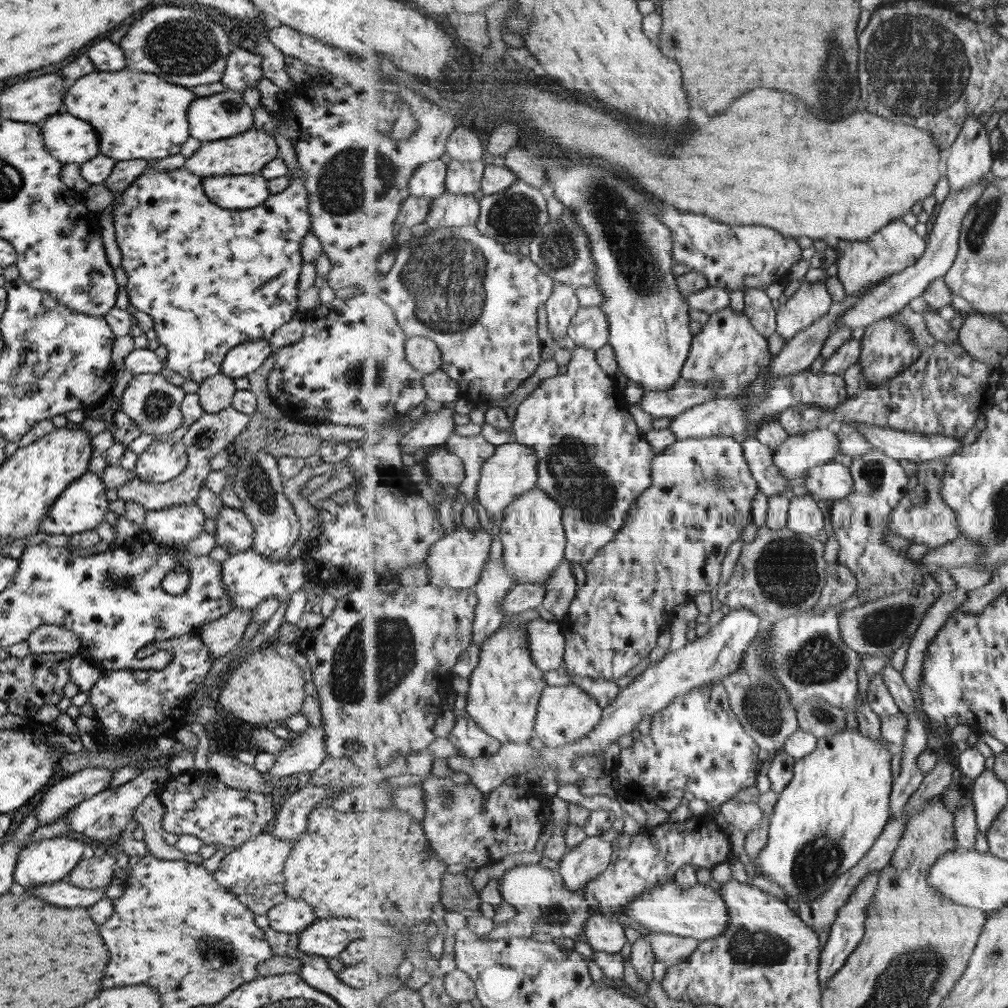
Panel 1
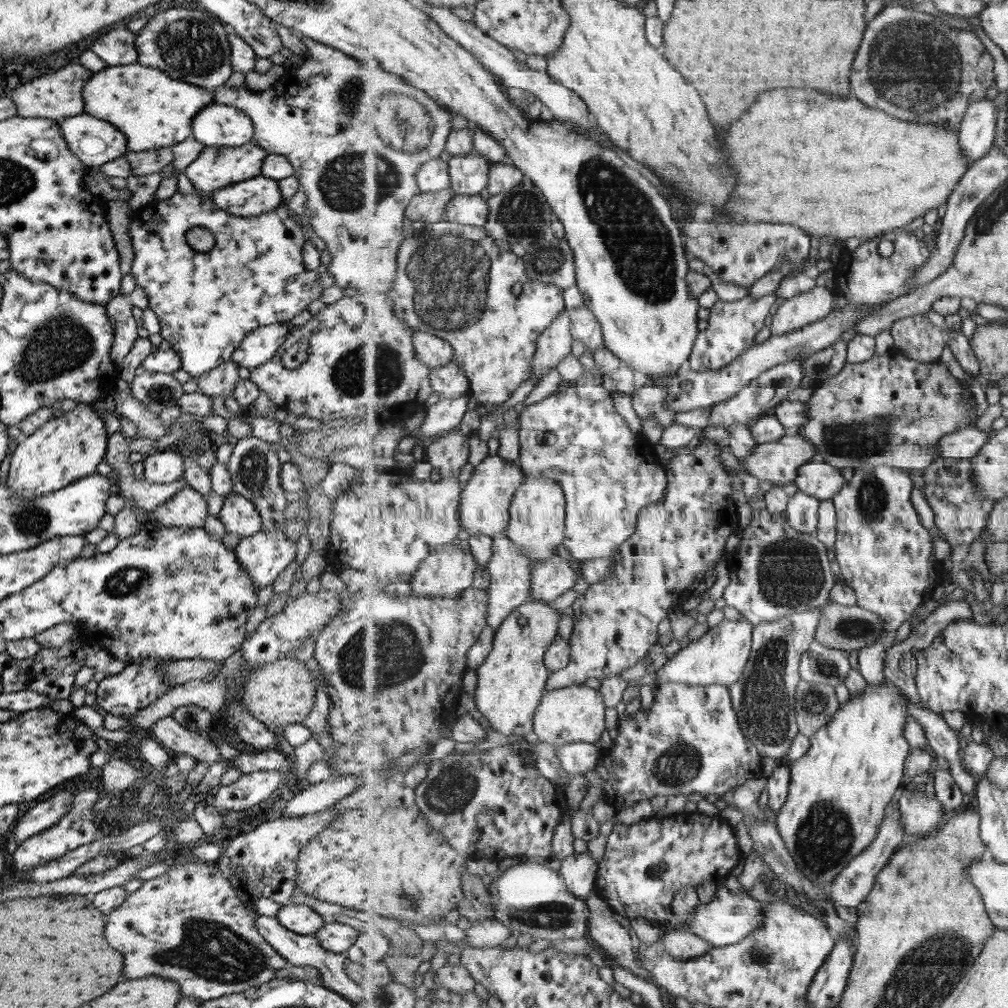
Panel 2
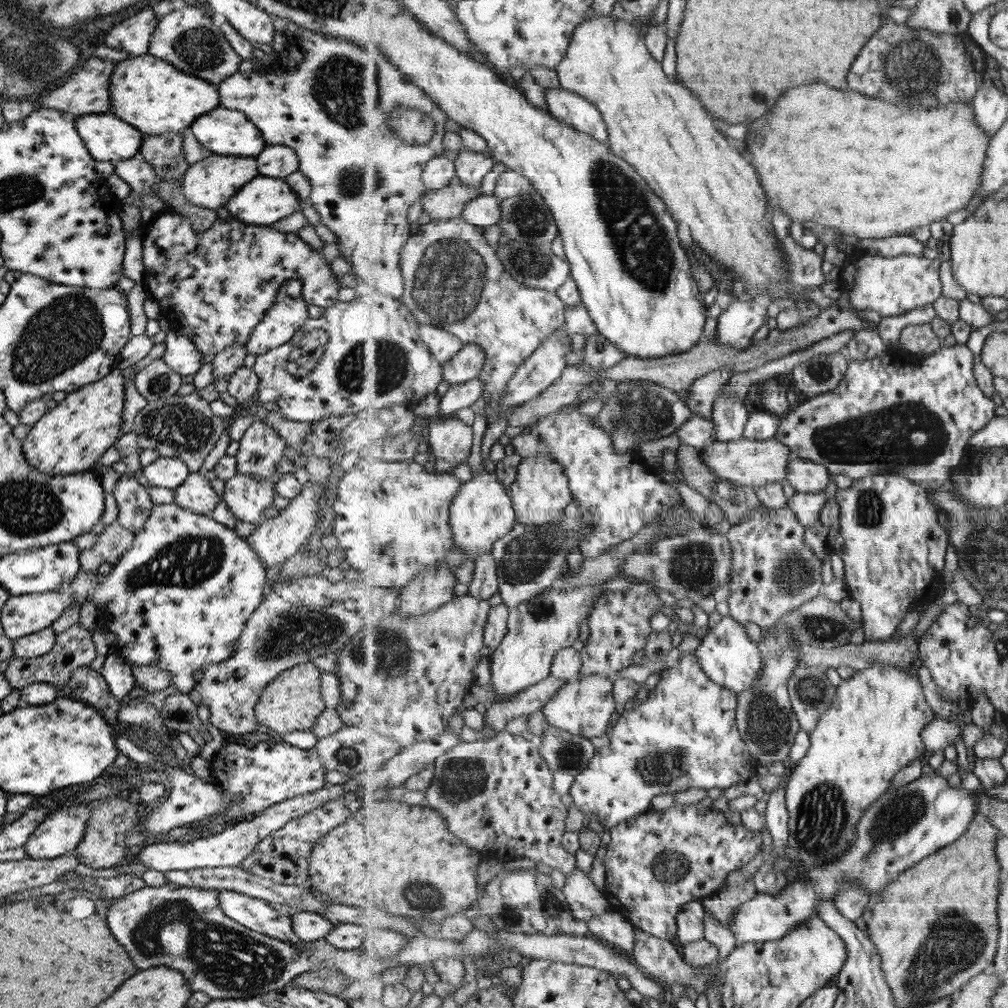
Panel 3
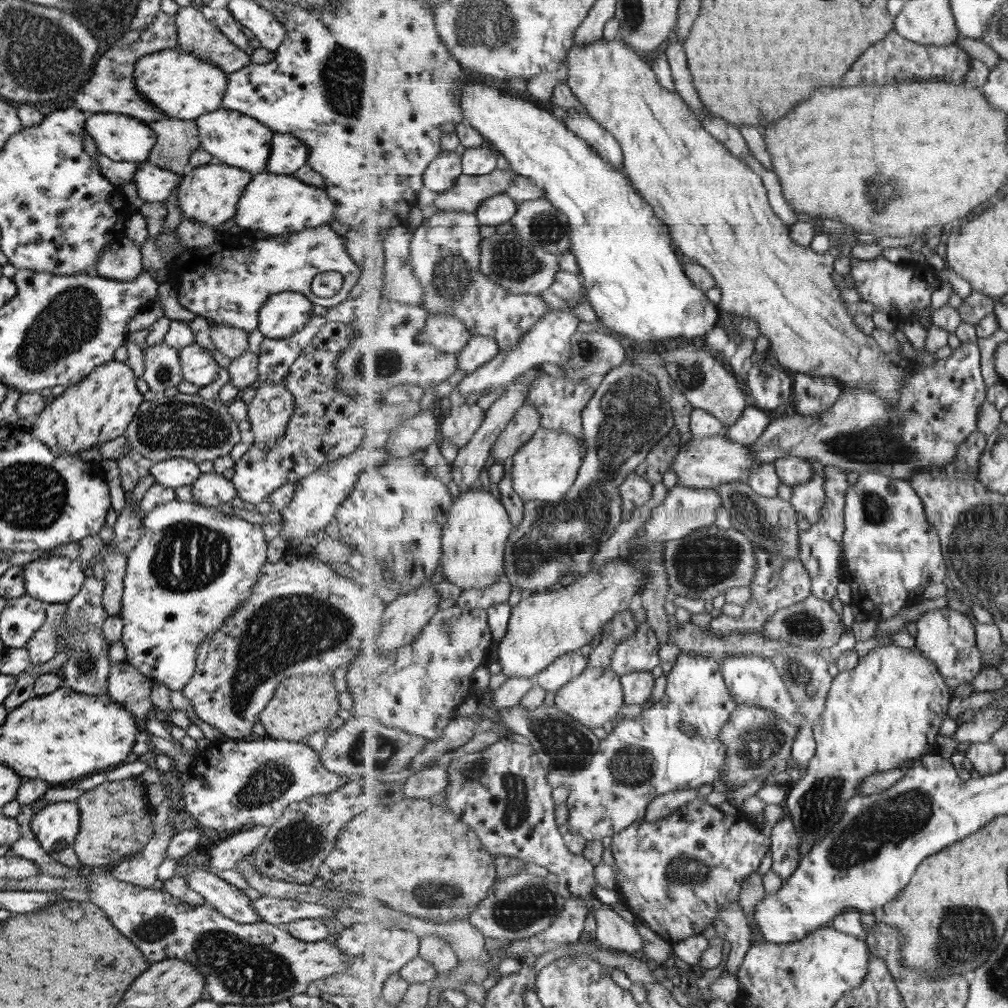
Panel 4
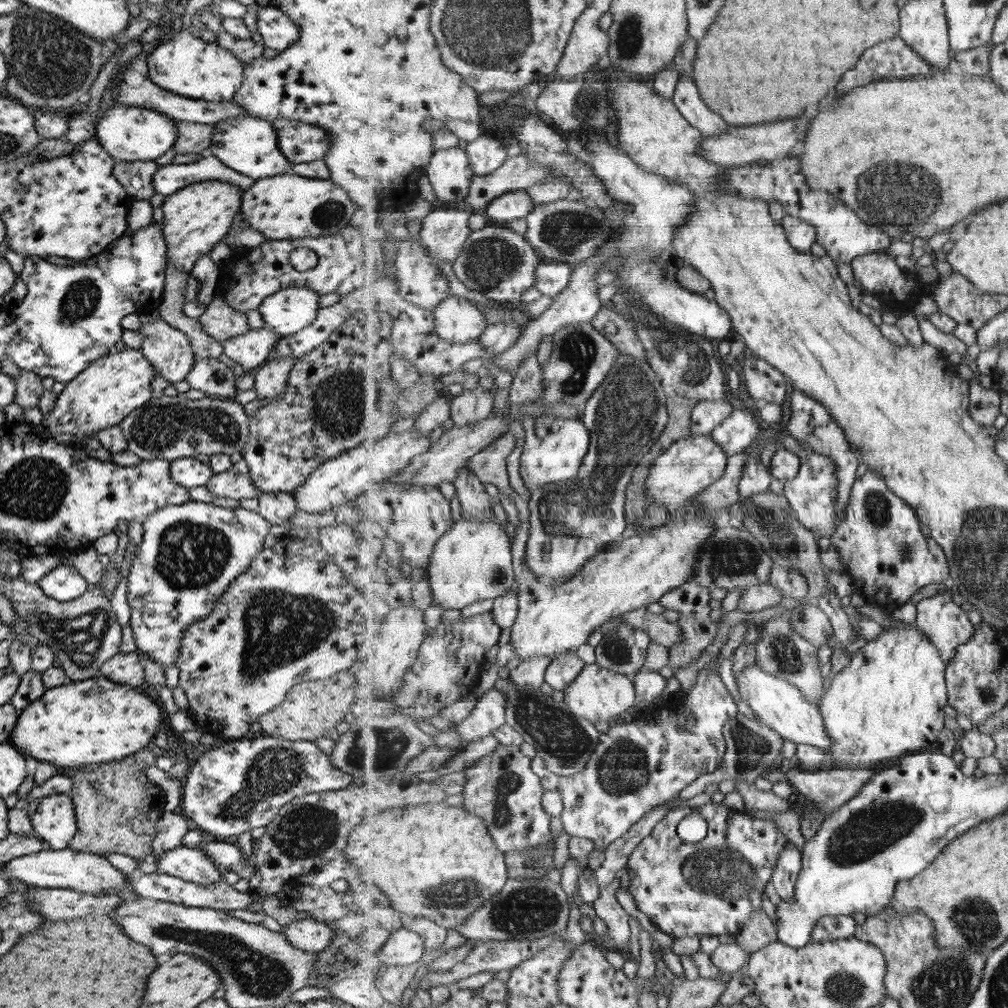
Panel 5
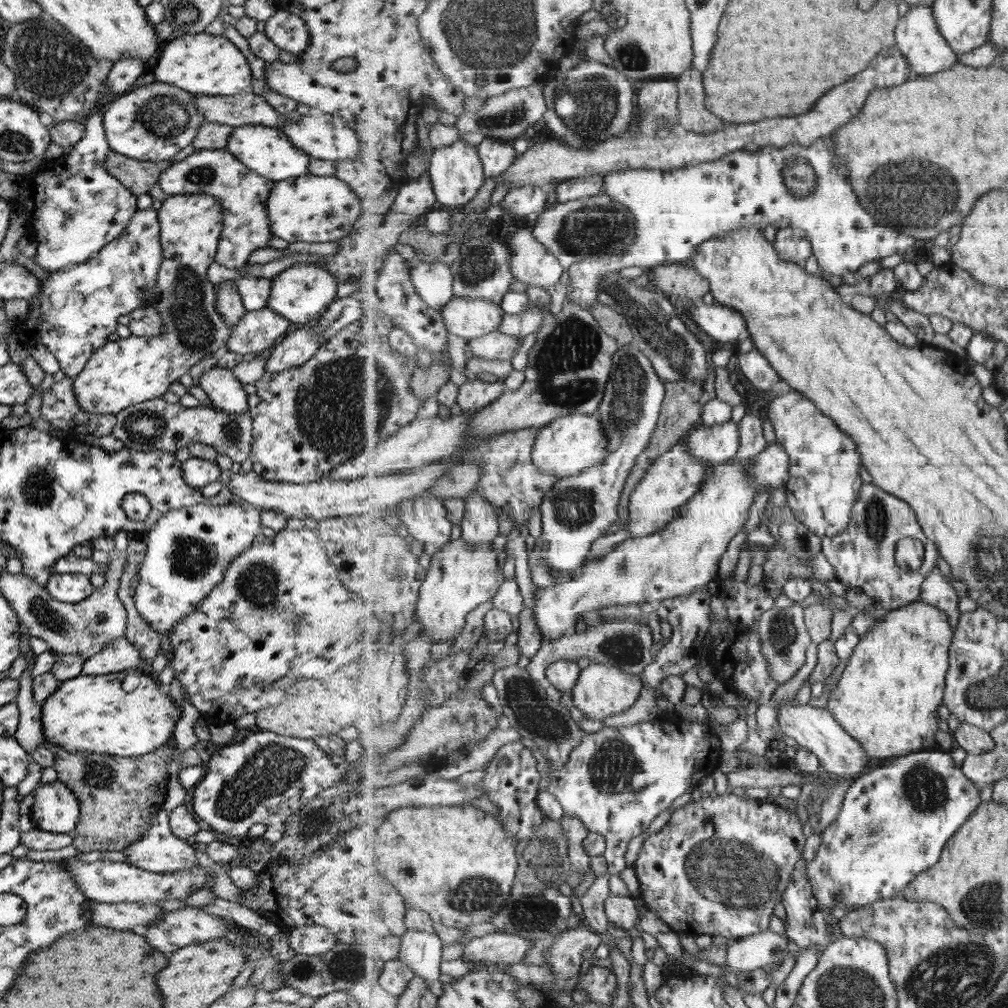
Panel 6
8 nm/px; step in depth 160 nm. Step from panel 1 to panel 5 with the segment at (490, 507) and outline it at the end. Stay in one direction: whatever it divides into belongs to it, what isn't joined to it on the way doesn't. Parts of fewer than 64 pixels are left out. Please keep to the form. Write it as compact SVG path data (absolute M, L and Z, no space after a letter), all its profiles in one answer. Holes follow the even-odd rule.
M494 515L488 519L463 516L437 541L426 578L433 594L432 604L447 610L462 611L474 602L494 600L507 594L516 582L509 534Z

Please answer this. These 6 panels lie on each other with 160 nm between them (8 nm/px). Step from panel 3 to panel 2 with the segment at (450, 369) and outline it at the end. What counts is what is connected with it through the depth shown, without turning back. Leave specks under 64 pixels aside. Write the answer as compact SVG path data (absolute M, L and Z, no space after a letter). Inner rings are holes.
M454 361L449 365L432 369L431 383L433 391L440 399L457 399L471 392L471 381Z

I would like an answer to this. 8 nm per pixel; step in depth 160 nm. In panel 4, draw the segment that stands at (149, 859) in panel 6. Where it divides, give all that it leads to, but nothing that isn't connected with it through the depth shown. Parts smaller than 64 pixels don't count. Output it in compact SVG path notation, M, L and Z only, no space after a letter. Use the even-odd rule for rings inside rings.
M195 863L186 864L189 868L187 886L193 889L212 909L229 920L239 924L260 922L251 901L235 886L227 884L217 875L203 870Z

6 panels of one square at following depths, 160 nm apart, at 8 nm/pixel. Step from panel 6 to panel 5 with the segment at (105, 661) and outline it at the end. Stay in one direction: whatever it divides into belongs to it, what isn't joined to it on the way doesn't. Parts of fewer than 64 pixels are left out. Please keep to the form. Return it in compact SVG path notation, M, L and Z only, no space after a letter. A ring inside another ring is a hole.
M117 652L101 665L100 676L131 688L145 687L143 662L135 652Z

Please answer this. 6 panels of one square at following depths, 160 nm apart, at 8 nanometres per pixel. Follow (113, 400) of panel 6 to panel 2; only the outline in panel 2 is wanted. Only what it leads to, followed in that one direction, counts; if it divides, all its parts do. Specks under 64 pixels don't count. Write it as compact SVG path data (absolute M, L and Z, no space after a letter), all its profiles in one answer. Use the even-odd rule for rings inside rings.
M253 140L236 147L208 147L204 146L201 152L194 158L193 162L183 170L187 180L197 191L203 191L209 194L212 190L217 190L222 186L244 181L259 175L261 163L267 156L263 150ZM93 403L75 404L73 410L56 416L37 428L35 433L20 437L9 460L4 484L21 500L55 492L70 482L95 473L95 466L105 456L107 431L105 424L93 411Z

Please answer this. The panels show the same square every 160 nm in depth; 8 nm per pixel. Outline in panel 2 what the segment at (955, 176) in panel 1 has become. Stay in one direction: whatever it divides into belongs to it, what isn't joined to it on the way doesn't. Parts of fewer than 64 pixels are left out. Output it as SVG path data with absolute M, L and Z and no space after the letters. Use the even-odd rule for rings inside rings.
M991 99L979 100L969 105L968 113L960 123L958 142L962 153L975 163L994 147L997 130L997 113Z

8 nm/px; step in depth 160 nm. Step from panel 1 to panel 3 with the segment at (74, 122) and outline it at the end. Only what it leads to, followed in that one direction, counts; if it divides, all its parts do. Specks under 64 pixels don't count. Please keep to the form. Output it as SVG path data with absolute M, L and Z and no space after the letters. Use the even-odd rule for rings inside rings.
M106 112L81 115L75 118L75 127L77 136L95 162L115 164L138 157L143 134L113 115Z

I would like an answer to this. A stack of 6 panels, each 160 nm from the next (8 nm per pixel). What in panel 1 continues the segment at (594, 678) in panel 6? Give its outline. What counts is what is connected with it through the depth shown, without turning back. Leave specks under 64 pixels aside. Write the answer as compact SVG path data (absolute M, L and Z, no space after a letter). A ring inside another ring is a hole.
M547 685L539 701L534 734L548 747L558 749L587 736L600 724L603 716L604 707L599 701L577 685Z

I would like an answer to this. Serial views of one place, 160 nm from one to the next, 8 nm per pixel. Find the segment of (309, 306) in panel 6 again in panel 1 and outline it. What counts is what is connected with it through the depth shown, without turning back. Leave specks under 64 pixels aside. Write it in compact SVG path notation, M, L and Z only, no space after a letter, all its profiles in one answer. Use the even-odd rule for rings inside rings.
M265 338L235 345L225 353L219 372L231 379L246 377L257 370L273 350Z

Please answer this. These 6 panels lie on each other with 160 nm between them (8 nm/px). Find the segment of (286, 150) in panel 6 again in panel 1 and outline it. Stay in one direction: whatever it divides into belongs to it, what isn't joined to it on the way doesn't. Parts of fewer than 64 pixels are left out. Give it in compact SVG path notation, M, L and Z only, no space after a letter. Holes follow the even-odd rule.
M224 89L208 97L195 97L186 108L189 136L195 140L216 141L245 132L253 124L252 109L243 103L242 93Z

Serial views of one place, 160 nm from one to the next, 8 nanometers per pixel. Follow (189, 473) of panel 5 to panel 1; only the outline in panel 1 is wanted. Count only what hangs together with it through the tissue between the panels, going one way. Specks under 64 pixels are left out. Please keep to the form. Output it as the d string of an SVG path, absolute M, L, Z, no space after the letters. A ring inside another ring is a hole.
M151 442L136 456L134 476L143 482L163 483L179 476L185 468L185 446L178 442Z

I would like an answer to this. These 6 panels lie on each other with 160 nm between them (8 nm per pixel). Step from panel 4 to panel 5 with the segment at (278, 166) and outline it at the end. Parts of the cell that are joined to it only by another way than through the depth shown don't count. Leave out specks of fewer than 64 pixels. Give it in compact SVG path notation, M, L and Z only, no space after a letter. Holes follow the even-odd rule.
M276 118L270 125L276 132L280 153L291 165L319 160L328 149L330 140L326 132L314 124Z

